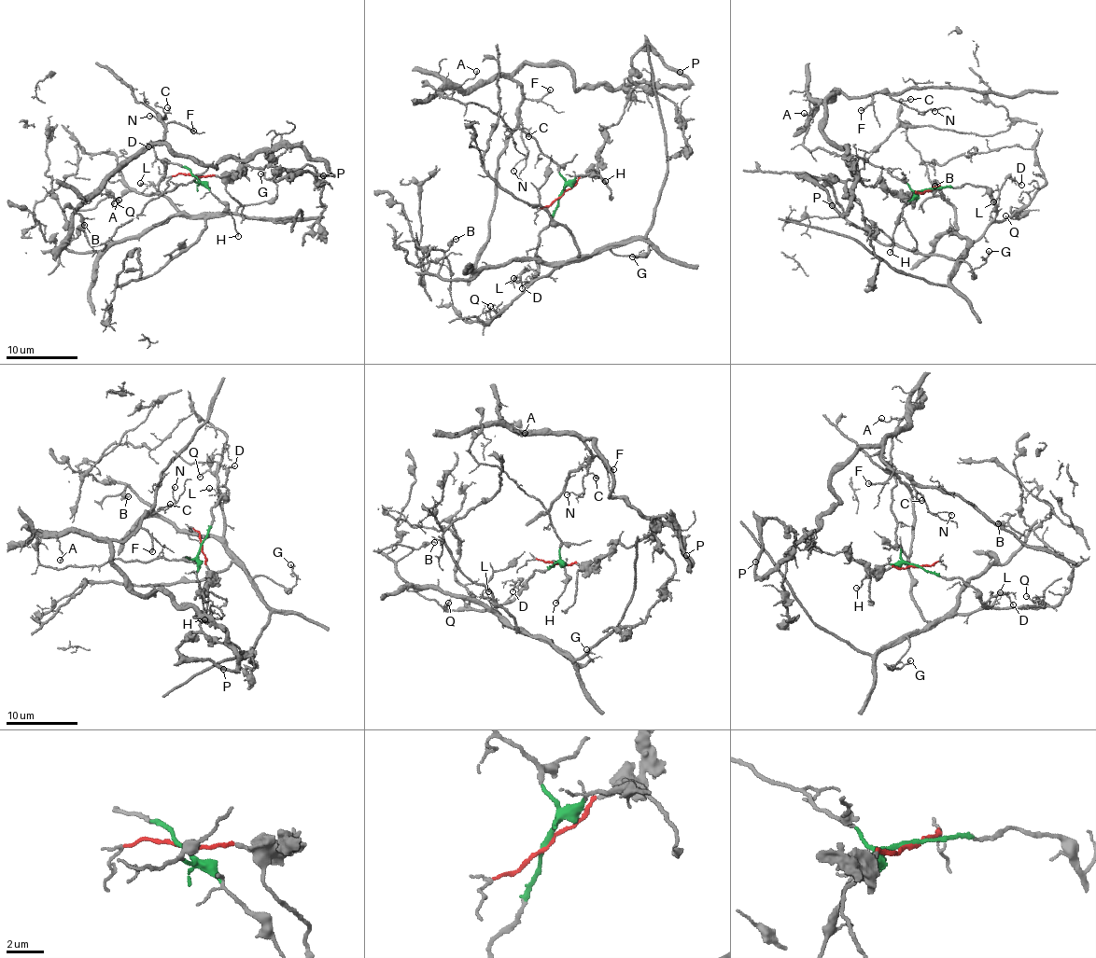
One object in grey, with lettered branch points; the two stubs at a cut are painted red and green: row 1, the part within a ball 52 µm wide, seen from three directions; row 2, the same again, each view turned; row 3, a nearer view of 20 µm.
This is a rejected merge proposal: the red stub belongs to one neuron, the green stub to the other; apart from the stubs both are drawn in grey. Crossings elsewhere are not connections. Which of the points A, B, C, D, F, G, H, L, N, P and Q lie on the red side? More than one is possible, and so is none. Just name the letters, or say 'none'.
A, C, F, N, P

